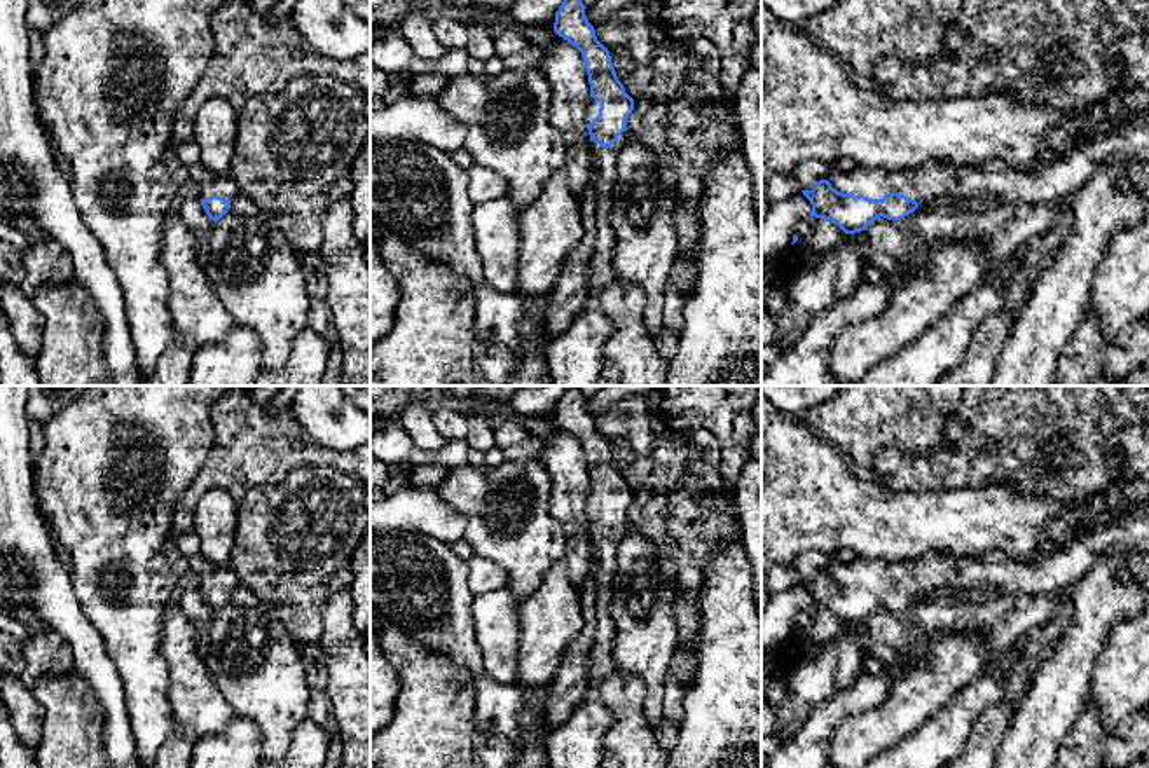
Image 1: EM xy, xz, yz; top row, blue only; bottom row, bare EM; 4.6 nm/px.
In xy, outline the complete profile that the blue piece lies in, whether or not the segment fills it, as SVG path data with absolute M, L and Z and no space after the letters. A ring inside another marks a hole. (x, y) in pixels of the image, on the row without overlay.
M201 553L189 559L185 567L199 576L201 595L213 613L227 606L230 592L239 585L237 576L229 567L217 567Z

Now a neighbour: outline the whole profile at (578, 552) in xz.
M555 405L550 412L527 419L527 426L545 419L552 428L540 463L547 468L552 482L550 515L564 525L568 546L569 579L580 592L594 569L592 532L585 513L585 499L590 490L590 475L581 443L554 421Z

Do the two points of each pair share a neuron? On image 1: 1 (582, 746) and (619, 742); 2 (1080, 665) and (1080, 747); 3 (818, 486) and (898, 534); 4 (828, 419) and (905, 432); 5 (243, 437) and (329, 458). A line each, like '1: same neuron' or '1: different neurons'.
1: different neurons
2: different neurons
3: same neuron
4: same neuron
5: same neuron

